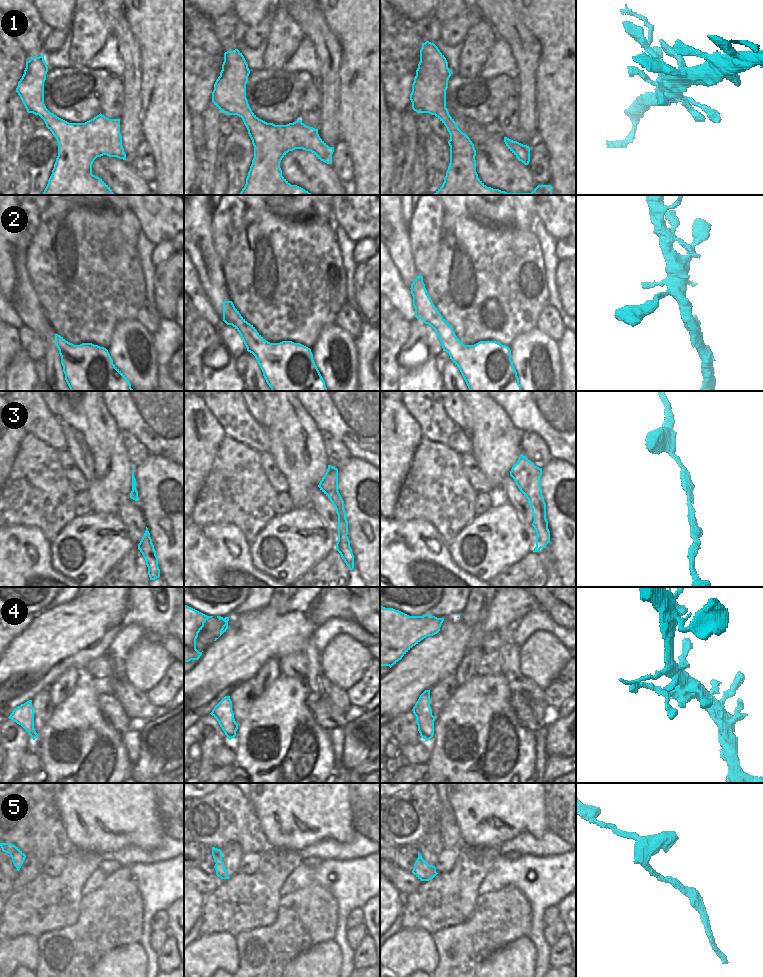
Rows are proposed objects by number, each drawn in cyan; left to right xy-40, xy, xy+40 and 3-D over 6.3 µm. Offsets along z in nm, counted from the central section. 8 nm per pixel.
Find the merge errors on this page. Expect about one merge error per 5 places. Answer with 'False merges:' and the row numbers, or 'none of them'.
False merges: 4

